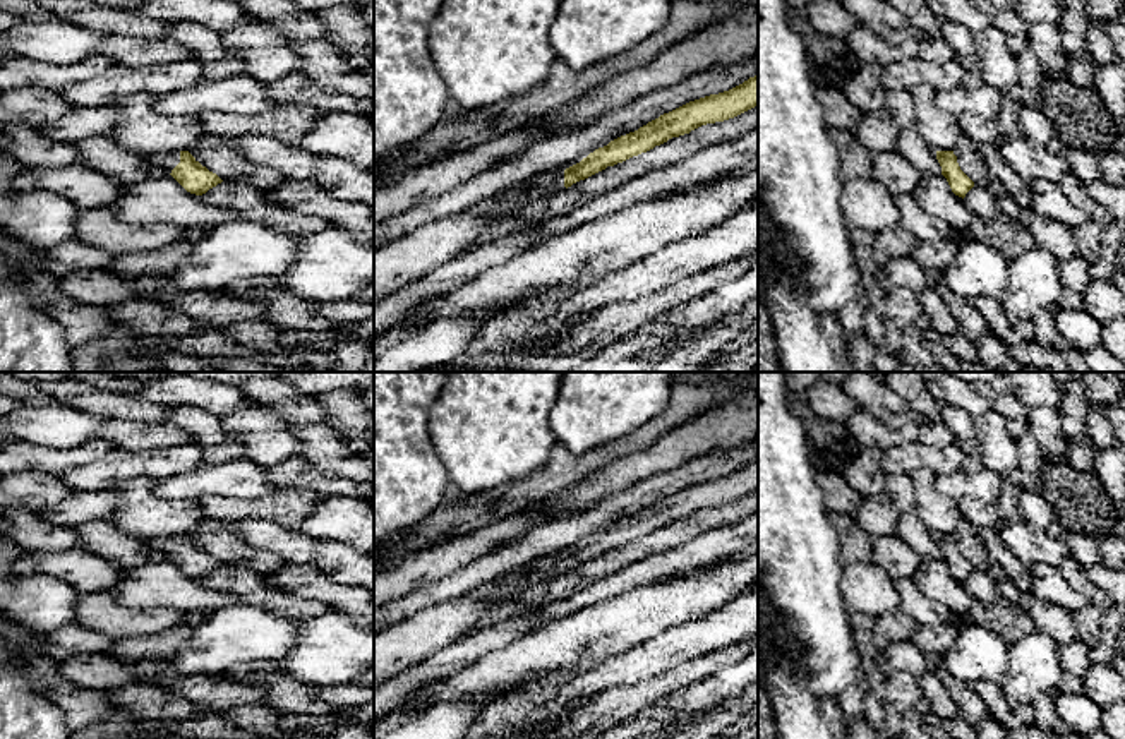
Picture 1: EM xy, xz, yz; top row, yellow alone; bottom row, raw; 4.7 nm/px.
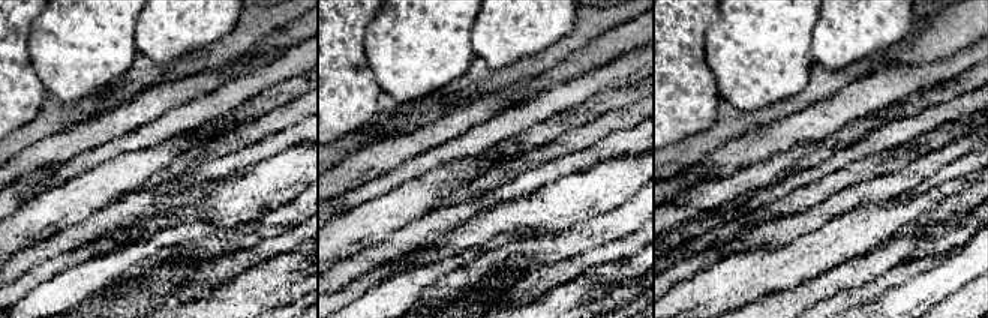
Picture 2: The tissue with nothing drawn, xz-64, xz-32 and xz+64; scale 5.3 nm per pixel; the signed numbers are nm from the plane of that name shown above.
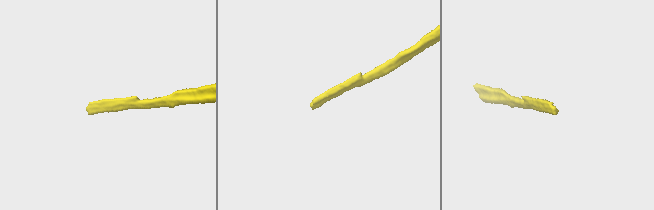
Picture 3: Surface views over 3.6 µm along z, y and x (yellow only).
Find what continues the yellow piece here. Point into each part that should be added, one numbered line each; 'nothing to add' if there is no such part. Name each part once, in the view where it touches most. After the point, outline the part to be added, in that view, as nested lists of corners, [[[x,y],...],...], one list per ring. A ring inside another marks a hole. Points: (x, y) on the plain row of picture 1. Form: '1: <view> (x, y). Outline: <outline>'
1: xy (170, 544). Outline: [[[180,535],[166,537],[154,542],[154,547],[166,556],[171,556],[180,547]]]

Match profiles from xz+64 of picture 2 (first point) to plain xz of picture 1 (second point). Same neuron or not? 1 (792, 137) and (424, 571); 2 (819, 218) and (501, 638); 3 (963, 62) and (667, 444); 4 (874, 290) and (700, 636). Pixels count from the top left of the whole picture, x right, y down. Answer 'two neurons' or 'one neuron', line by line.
1: two neurons
2: two neurons
3: one neuron
4: two neurons

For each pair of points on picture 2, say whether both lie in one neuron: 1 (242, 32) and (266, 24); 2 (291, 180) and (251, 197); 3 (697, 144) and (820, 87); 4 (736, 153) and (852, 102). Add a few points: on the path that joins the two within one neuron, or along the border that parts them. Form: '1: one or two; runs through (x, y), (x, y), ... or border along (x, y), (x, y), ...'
1: one; runs through (248, 32), (255, 24), (260, 24)
2: one; runs through (281, 180), (261, 188)
3: one; runs through (727, 126), (735, 122), (753, 120), (790, 105)
4: one; runs through (765, 141), (823, 119)

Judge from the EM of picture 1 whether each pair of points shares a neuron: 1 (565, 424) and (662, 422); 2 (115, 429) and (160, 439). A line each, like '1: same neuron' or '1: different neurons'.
1: different neurons
2: same neuron

